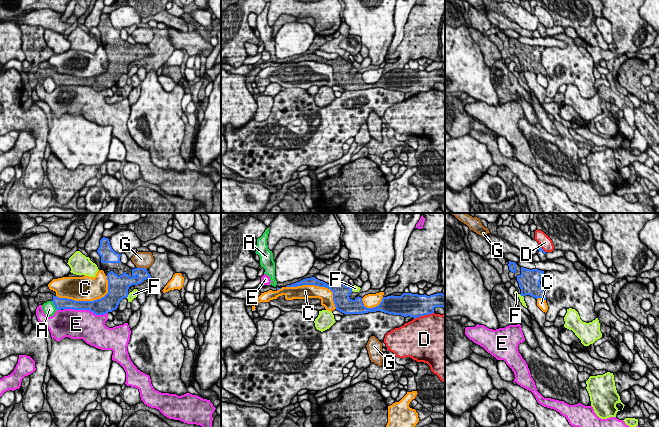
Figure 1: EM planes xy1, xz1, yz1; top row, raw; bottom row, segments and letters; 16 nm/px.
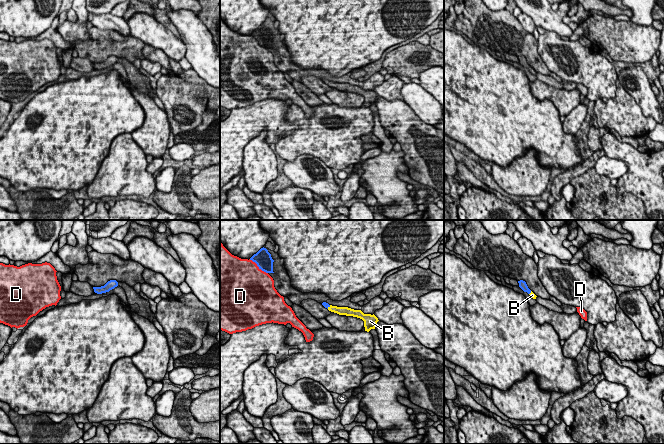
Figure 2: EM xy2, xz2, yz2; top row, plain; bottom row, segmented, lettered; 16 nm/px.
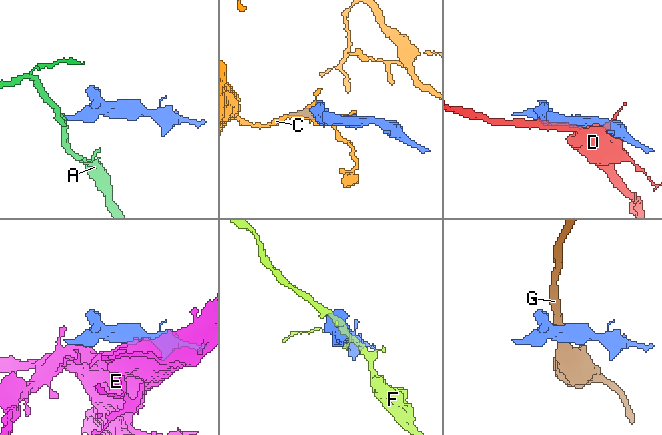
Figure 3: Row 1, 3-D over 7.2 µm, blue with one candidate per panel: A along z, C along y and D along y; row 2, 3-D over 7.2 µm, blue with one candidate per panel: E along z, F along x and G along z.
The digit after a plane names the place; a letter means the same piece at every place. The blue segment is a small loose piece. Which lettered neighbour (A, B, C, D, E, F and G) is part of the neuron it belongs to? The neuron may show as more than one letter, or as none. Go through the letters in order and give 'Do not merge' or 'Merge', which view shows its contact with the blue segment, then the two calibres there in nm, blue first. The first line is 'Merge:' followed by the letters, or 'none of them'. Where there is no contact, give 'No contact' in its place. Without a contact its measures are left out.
Merge: B
A: Do not merge. Touches blue in xy1. Thickness 190 nm (blue) against 200 nm
B: Merge. Touches blue in xz2. Thickness 90 nm (blue) against 130 nm
C: Do not merge. Touches blue in xy1. Thickness 260 nm (blue) against 400 nm
D: Do not merge. Touches blue in xz2. Thickness 280 nm (blue) against 480 nm
E: Do not merge. Touches blue in xy1. Thickness 260 nm (blue) against 480 nm
F: Do not merge. Touches blue in yz1. Thickness 360 nm (blue) against 70 nm
G: Do not merge. Touches blue in xy1. Thickness 200 nm (blue) against 260 nm

